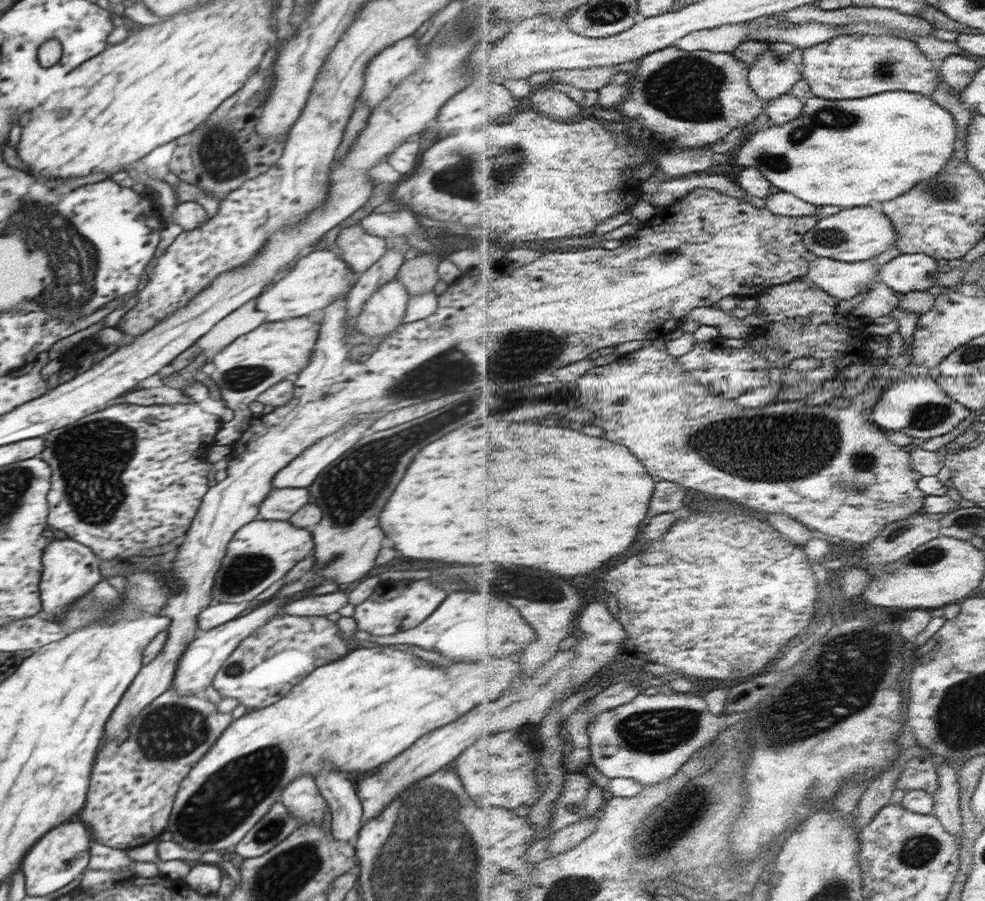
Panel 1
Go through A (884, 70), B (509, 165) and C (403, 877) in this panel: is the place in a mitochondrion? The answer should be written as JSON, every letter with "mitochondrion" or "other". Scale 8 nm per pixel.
{"A":"mitochondrion","B":"mitochondrion","C":"mitochondrion"}

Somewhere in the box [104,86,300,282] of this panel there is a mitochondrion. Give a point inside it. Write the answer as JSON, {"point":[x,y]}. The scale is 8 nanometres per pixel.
{"point":[218,165]}

